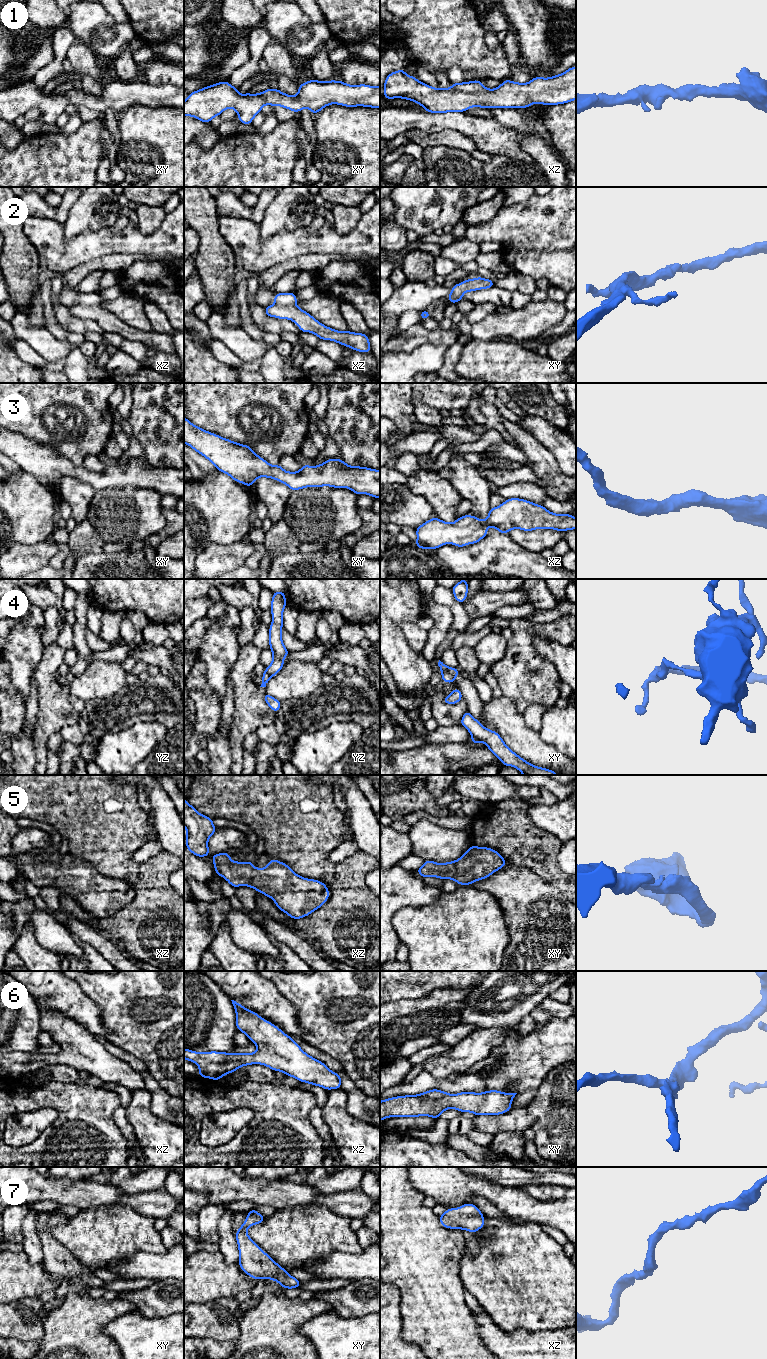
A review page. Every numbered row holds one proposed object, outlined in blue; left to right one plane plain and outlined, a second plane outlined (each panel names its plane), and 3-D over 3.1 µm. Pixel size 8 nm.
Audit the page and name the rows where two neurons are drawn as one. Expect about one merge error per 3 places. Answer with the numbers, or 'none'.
4

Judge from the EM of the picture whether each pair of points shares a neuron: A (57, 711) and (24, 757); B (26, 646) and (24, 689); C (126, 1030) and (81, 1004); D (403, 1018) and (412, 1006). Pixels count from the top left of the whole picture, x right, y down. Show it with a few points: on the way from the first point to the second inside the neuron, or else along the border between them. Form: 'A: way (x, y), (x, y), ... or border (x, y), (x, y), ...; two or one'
A: border (33, 734), (34, 753), (37, 764); two
B: way (24, 657), (24, 678); one
C: border (87, 996), (100, 1009), (104, 1028), (110, 1037); two
D: way (406, 1015), (412, 1009); one

